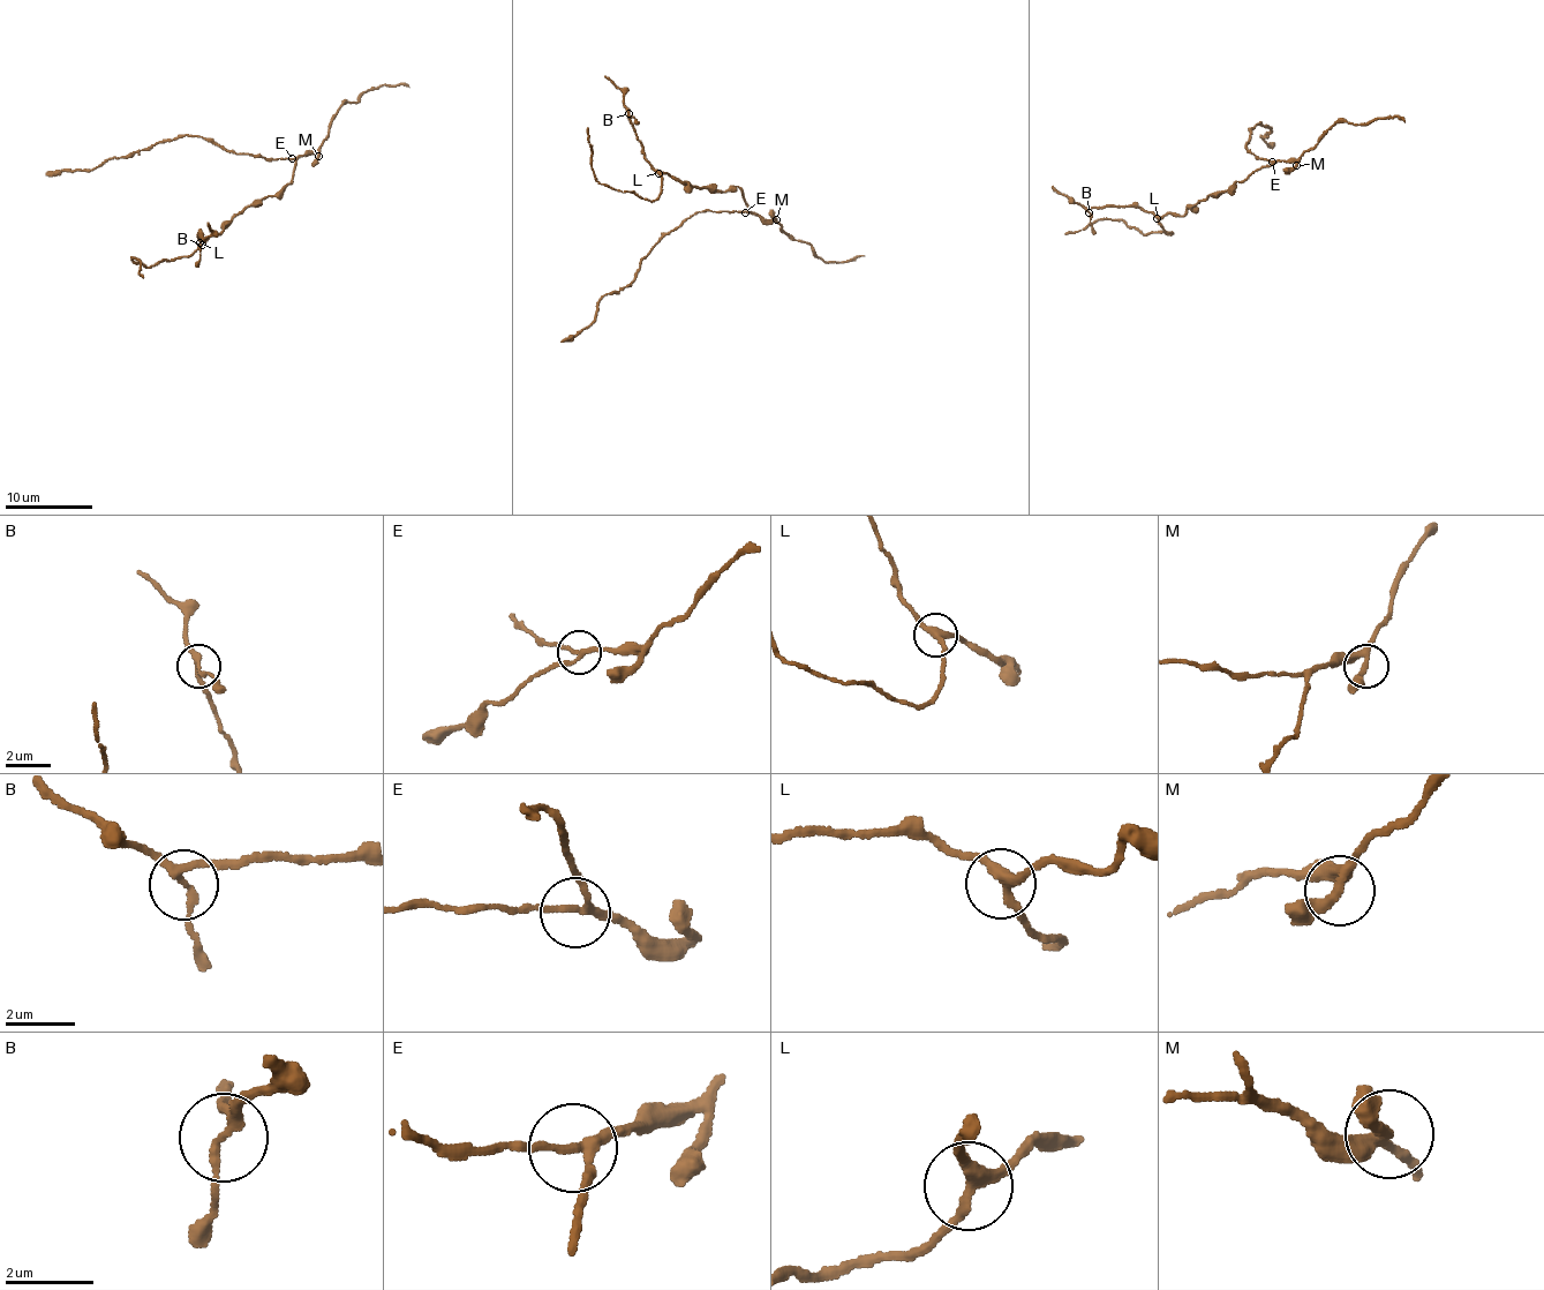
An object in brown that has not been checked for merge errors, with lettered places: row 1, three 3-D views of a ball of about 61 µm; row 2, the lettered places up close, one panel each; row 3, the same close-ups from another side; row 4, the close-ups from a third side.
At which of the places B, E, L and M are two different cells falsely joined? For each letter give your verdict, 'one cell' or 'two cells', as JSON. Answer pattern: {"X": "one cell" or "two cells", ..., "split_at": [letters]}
{"B": "one cell", "E": "one cell", "L": "one cell", "M": "one cell", "split_at": []}

